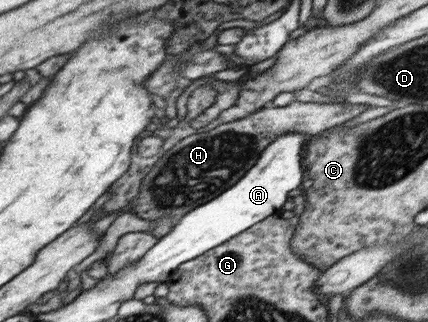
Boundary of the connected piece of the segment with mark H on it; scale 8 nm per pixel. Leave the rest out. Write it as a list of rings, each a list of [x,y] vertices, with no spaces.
[[[290,102],[288,105],[284,107],[274,107],[273,105],[270,107],[268,105],[262,107],[260,110],[253,111],[252,114],[245,115],[244,118],[240,118],[234,120],[233,122],[221,123],[216,127],[213,127],[209,131],[198,130],[195,134],[188,135],[187,137],[177,141],[170,149],[167,149],[165,152],[162,152],[162,155],[156,160],[156,163],[148,170],[148,173],[142,178],[141,190],[138,192],[138,197],[136,198],[136,203],[133,204],[131,208],[133,214],[136,217],[139,217],[143,220],[158,220],[162,217],[172,217],[173,219],[181,218],[185,213],[192,211],[195,207],[201,206],[202,204],[208,202],[220,195],[223,191],[228,190],[228,187],[232,187],[233,183],[236,183],[240,178],[244,177],[245,173],[250,169],[250,166],[254,165],[254,162],[261,155],[261,151],[265,149],[266,146],[269,145],[270,142],[273,141],[277,135],[286,133],[286,132],[302,132],[303,134],[308,134],[314,136],[319,132],[324,132],[328,128],[332,128],[334,126],[339,126],[340,123],[344,123],[344,121],[348,121],[352,119],[352,117],[362,113],[366,108],[370,107],[366,104],[349,104],[347,102],[343,103],[313,103],[313,102]]]

